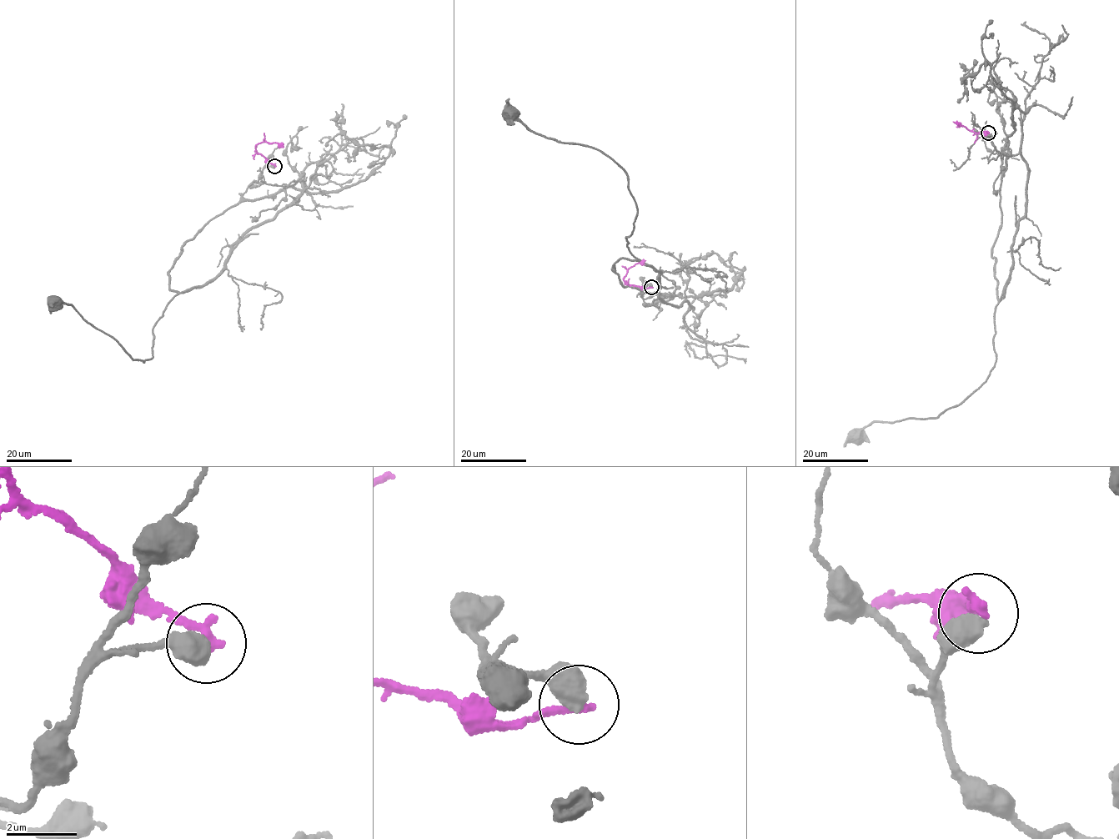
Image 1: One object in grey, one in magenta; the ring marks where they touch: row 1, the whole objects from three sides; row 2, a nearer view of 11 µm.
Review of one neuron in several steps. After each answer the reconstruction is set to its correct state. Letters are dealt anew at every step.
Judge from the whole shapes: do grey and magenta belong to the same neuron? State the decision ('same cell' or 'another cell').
another cell

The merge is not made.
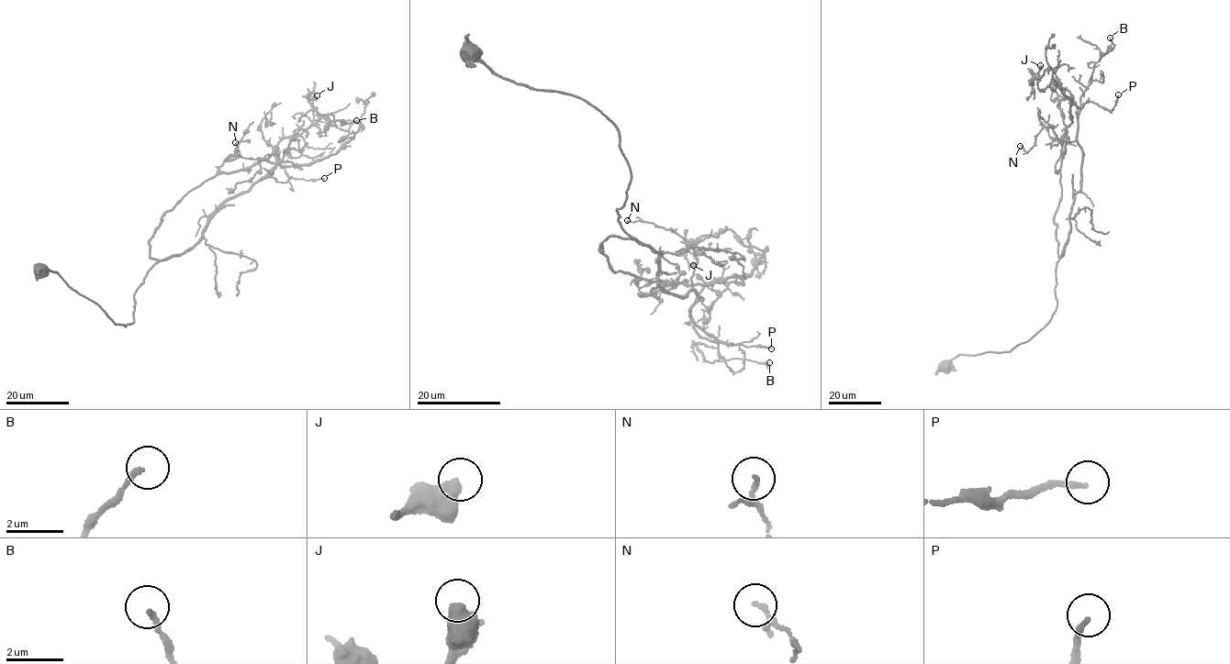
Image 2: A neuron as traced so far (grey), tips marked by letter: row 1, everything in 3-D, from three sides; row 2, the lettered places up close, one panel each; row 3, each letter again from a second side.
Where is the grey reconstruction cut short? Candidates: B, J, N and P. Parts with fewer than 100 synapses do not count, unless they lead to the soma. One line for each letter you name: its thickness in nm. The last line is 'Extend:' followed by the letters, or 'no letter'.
Extend: no letter

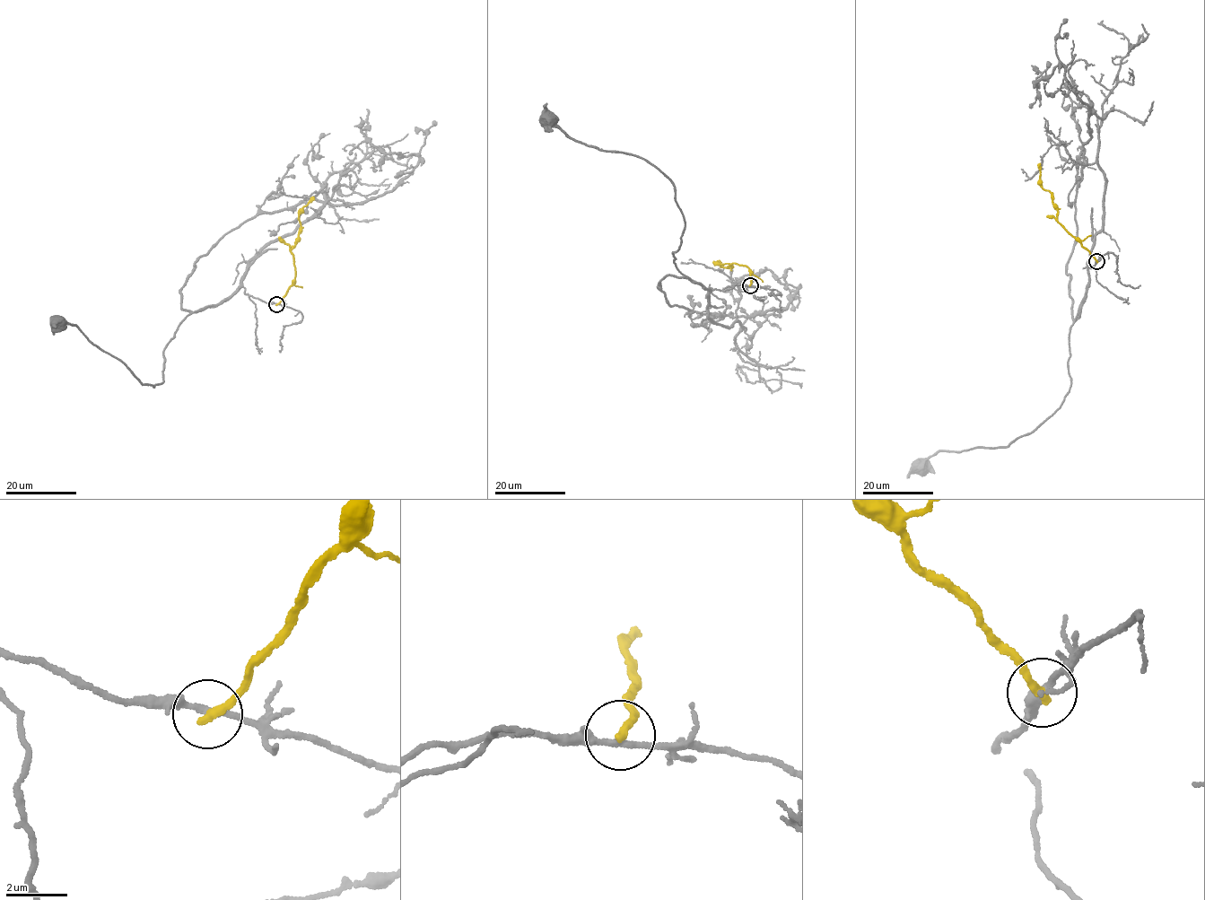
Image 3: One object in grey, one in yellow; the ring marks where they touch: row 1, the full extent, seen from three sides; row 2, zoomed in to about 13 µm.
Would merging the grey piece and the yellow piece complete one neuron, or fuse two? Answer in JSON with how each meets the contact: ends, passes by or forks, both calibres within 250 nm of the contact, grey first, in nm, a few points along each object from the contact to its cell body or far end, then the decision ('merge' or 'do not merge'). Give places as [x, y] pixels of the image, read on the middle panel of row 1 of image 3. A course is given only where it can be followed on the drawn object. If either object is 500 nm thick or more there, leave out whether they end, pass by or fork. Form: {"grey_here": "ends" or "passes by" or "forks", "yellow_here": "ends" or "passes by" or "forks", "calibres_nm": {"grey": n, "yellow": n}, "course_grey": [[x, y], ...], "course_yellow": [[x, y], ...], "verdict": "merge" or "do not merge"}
{"grey_here": "passes by", "yellow_here": "ends", "calibres_nm": {"grey": 180, "yellow": 280}, "course_grey": [[750, 285], [705, 289], [679, 273], [673, 253], [685, 225], [670, 180], [646, 161], [590, 146], [546, 118]], "course_yellow": [[750, 285], [751, 278], [748, 267], [732, 263], [726, 268], [717, 265], [721, 267]], "verdict": "do not merge"}

